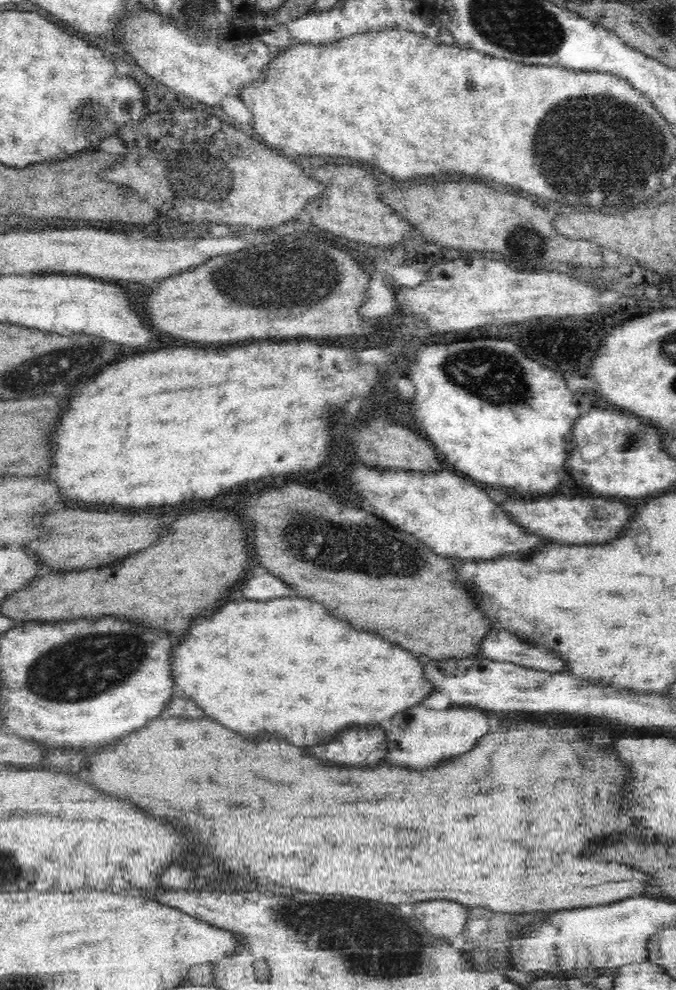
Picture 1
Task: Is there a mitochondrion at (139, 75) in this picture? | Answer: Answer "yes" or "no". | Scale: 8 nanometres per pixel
no

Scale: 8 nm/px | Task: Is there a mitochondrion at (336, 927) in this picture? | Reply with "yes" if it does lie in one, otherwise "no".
yes

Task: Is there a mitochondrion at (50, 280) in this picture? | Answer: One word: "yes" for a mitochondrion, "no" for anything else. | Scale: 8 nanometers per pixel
no

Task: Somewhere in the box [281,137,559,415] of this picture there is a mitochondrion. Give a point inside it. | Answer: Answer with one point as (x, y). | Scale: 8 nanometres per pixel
(493, 379)

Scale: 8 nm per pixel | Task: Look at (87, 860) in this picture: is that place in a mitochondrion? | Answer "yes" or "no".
no

